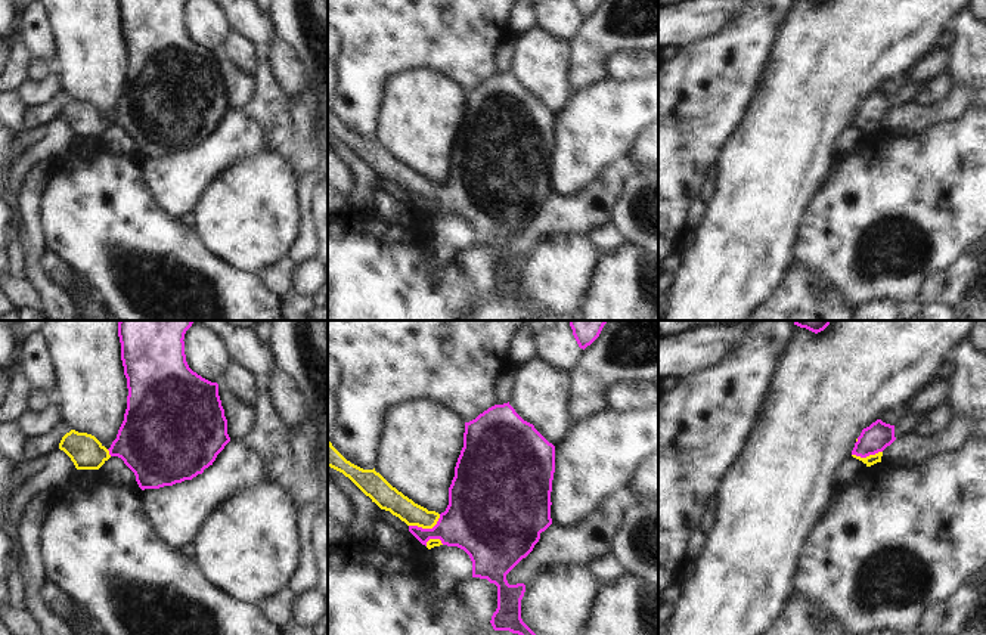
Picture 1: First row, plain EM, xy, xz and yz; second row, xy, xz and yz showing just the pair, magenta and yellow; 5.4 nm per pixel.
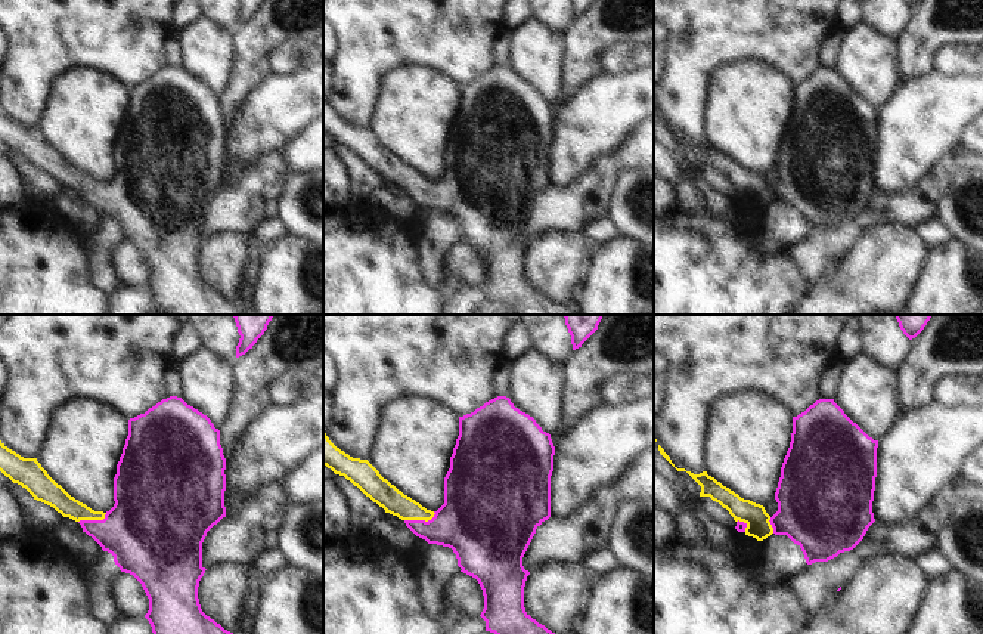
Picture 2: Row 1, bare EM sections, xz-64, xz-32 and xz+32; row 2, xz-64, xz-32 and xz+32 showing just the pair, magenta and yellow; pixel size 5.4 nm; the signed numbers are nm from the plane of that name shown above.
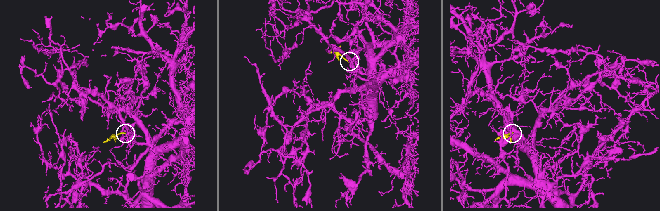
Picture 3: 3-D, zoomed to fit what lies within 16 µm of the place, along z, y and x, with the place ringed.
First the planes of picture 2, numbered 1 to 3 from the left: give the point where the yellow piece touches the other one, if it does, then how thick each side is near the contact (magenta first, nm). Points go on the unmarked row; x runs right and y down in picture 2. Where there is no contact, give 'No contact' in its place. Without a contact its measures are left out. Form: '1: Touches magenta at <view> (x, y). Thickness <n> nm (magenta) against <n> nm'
1: Touches magenta at xz-64 (93, 189). Thickness 380 nm (magenta) against 120 nm
2: Touches magenta at xz-32 (419, 189). Thickness 320 nm (magenta) against 140 nm
3: Touches magenta at xz+32 (771, 192). Thickness 400 nm (magenta) against 130 nm.

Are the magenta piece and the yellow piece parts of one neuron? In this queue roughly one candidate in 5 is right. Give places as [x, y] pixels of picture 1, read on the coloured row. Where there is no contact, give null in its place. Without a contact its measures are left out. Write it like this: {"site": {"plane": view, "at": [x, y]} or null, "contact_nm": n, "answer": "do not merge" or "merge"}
{"site": {"plane": "xz", "at": [427, 529]}, "contact_nm": 190, "answer": "merge"}

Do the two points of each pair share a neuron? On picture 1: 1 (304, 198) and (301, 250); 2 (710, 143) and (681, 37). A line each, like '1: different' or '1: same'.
1: same
2: different

